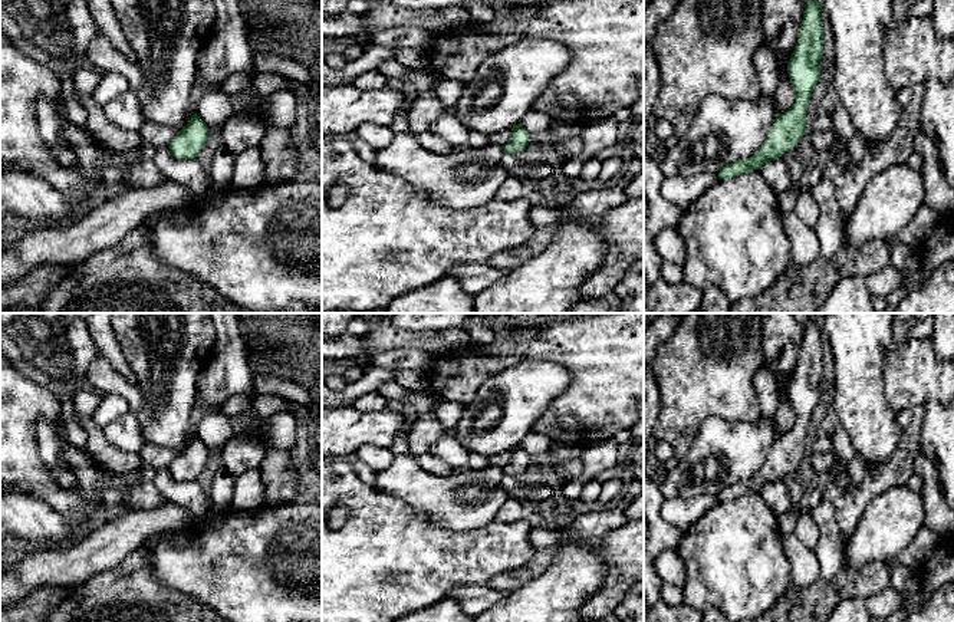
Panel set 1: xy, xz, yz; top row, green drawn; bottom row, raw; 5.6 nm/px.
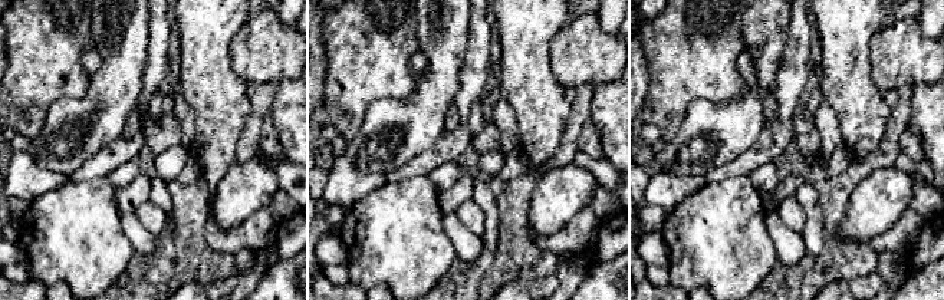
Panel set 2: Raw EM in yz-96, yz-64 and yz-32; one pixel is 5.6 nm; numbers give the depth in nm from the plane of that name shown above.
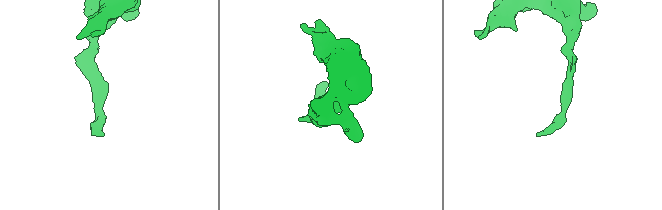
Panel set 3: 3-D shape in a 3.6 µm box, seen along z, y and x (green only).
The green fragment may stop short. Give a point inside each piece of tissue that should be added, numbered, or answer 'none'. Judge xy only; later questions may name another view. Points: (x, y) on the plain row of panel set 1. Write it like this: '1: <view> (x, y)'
none

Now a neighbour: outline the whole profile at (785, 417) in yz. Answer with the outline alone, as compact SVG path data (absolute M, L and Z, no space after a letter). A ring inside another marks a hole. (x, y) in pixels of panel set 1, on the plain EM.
M789 396L779 399L779 407L777 407L774 419L777 424L779 435L783 435L793 428L793 425L796 422L796 417L795 417Z

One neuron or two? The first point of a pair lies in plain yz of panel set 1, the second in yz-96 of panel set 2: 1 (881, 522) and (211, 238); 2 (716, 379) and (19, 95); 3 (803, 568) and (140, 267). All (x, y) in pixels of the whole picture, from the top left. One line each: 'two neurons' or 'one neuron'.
1: two neurons
2: one neuron
3: two neurons

